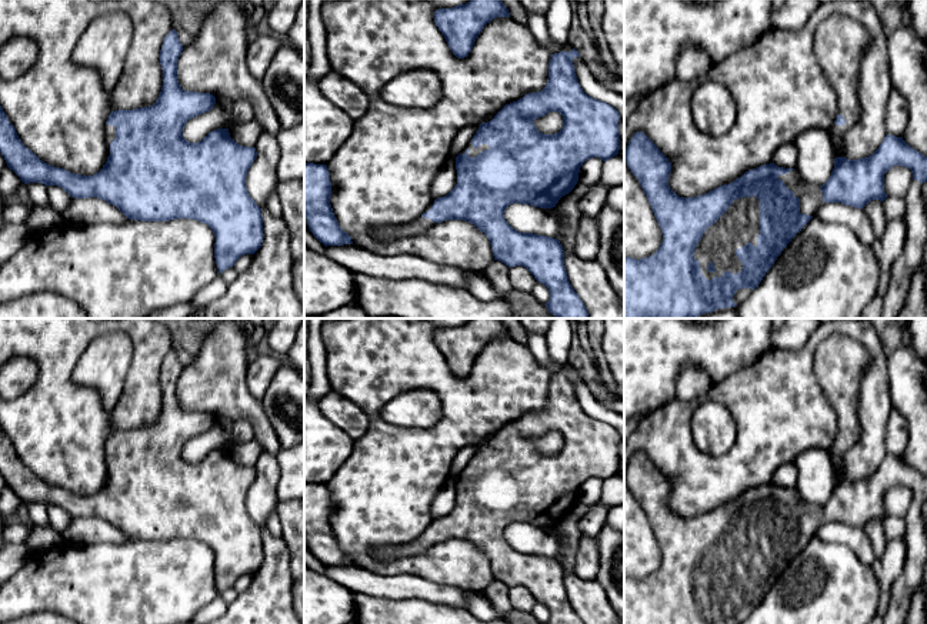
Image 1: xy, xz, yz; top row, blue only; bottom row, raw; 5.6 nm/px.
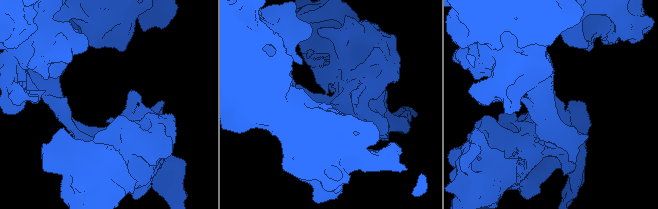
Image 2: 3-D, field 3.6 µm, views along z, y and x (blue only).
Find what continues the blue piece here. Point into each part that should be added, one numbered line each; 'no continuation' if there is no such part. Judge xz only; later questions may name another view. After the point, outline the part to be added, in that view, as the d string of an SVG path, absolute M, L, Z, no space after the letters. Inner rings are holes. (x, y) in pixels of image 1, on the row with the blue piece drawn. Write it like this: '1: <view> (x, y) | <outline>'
1: xz (473, 152) | M470 141L468 146L461 151L461 154L464 154L467 149L470 150L470 151L468 151L468 156L470 156L470 157L476 157L476 156L478 156L481 151L490 149L490 146L481 144L480 147L476 149L476 147L471 144L471 141Z
2: xz (420, 224) | M419 217L416 221L401 226L401 227L380 227L373 228L371 237L376 240L396 240L401 237L410 237L414 234L420 234L436 223L430 218Z

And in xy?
1: xy (110, 130) | M106 124L104 131L106 131L107 157L109 157L110 156L110 143L116 139L116 127Z

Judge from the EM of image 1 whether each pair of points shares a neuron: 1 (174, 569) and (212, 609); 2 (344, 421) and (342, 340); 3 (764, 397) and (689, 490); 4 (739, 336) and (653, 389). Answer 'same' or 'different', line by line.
1: different
2: different
3: same
4: same

